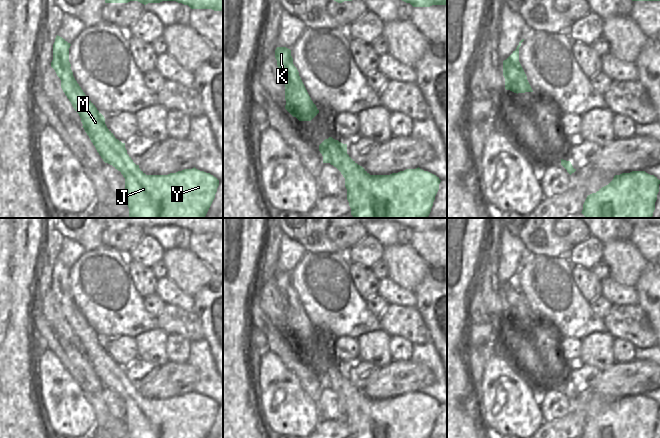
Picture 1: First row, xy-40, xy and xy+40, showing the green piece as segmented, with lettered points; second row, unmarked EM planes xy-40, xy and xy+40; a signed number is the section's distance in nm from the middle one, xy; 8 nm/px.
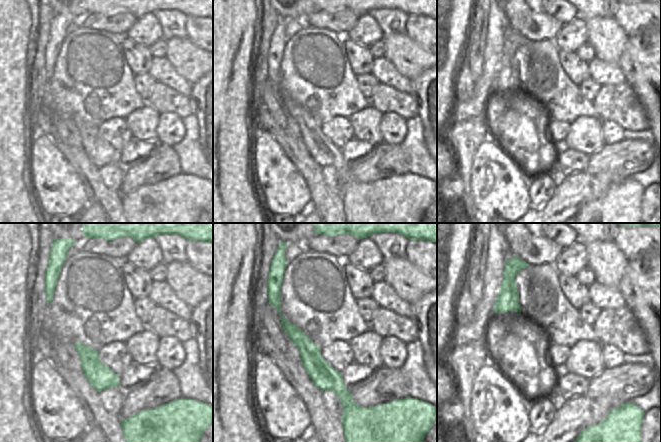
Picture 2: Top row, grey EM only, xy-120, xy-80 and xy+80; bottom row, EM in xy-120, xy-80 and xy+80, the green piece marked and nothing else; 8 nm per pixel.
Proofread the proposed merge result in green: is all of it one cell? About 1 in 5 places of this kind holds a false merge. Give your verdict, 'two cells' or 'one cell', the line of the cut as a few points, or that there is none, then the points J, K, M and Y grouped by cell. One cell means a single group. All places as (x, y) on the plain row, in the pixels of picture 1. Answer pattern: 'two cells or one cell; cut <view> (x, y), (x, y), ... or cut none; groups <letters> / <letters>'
two cells; cut xy (294, 290), (283, 301); groups J M Y / K

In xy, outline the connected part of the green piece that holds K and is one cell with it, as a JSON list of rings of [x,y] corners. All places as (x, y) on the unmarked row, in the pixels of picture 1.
[[[277,271],[275,274],[275,282],[282,301],[284,301],[286,297],[290,297],[295,291],[291,274],[286,271]]]

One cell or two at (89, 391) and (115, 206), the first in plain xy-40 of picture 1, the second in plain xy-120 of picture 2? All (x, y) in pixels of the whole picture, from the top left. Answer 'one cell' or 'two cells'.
one cell

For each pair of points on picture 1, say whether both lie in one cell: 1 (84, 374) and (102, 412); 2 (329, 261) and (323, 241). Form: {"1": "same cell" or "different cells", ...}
{"1": "same cell", "2": "different cells"}

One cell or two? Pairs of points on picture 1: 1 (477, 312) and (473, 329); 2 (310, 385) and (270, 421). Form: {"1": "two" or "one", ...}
{"1": "two", "2": "two"}

